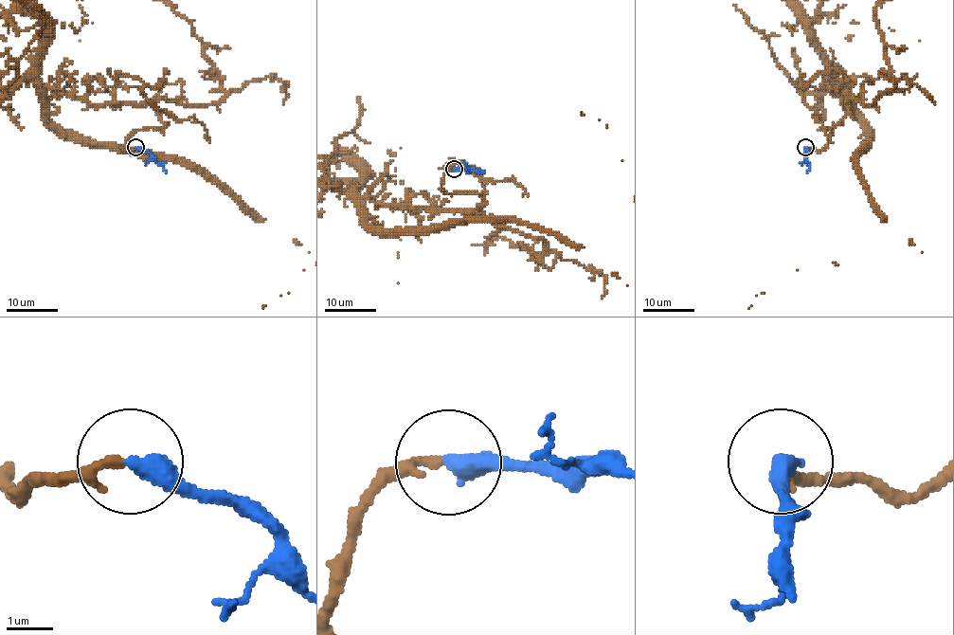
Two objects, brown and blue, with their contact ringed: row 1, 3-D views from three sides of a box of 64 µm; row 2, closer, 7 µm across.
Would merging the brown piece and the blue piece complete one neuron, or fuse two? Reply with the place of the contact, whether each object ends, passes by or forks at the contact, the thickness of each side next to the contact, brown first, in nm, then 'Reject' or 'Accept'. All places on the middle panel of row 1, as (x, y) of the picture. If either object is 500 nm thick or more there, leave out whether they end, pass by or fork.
Place: (454, 169). At the ring brown ends. At the ring blue ends. Thickness 240 nm (brown) against 440 nm. Accept

